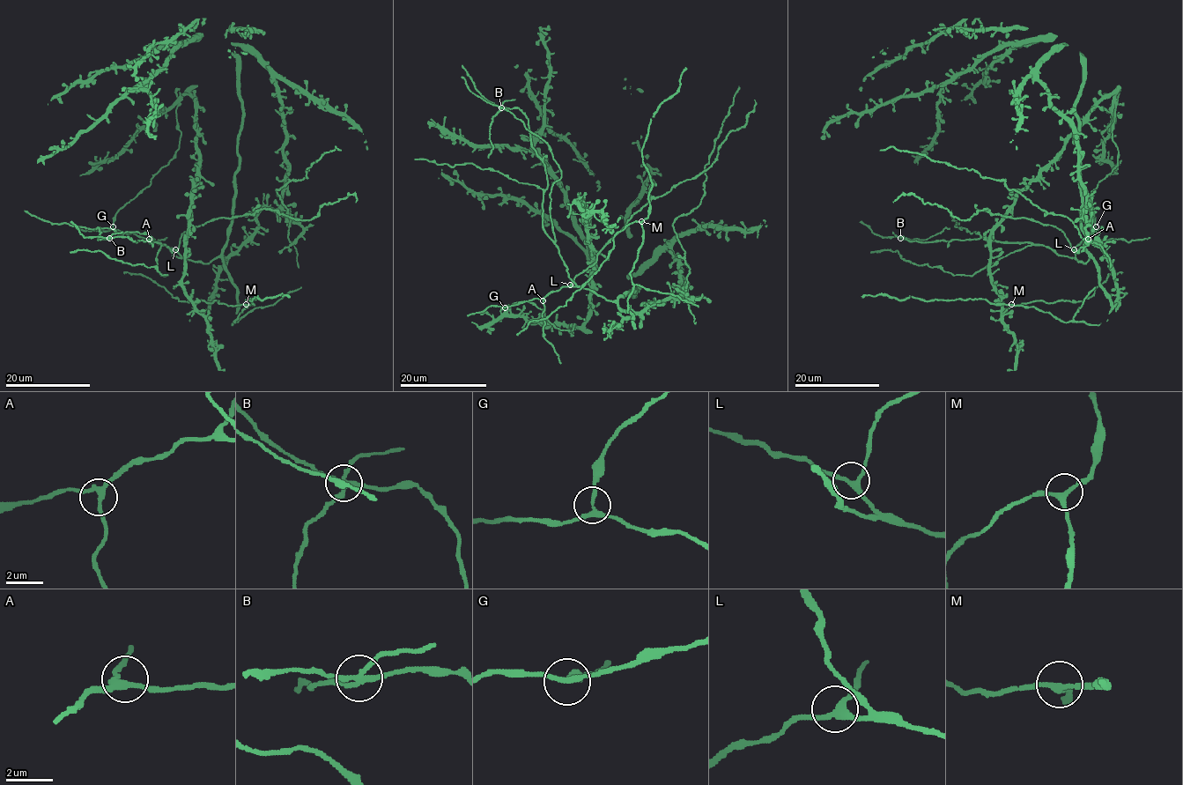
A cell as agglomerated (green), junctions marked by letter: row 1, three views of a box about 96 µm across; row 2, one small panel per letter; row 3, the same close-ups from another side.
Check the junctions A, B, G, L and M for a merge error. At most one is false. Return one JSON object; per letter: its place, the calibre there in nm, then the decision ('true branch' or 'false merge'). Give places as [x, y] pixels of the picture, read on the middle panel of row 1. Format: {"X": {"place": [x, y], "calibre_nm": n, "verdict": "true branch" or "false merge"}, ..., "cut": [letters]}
{"A": {"place": [543, 300], "calibre_nm": 240, "verdict": "true branch"}, "B": {"place": [501, 107], "calibre_nm": 240, "verdict": "false merge"}, "G": {"place": [505, 307], "calibre_nm": 200, "verdict": "true branch"}, "L": {"place": [570, 285], "calibre_nm": 240, "verdict": "true branch"}, "M": {"place": [641, 221], "calibre_nm": 200, "verdict": "true branch"}, "cut": ["B"]}

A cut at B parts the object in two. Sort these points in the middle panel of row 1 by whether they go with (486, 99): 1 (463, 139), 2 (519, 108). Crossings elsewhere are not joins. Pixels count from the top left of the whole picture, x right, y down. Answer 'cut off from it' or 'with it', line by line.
1: with it
2: with it

